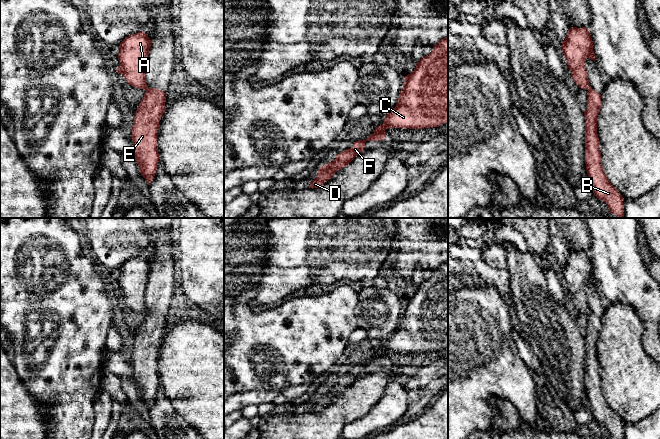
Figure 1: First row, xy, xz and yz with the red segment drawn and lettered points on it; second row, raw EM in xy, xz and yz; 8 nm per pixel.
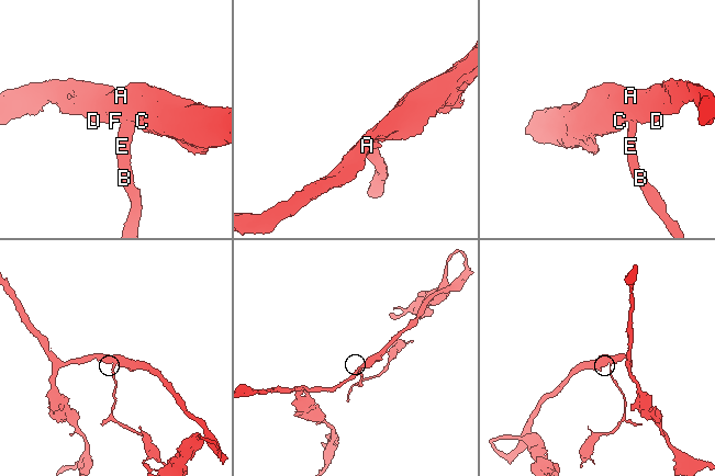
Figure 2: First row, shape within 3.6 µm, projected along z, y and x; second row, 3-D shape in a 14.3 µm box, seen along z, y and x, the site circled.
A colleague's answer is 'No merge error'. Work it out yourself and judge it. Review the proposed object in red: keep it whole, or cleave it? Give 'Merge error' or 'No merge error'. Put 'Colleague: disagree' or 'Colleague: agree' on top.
Colleague: disagree
Merge error

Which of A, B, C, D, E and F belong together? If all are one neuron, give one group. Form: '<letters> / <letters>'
A C D F / B E

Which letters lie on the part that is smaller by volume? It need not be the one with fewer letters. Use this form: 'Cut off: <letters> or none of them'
Cut off: B, E

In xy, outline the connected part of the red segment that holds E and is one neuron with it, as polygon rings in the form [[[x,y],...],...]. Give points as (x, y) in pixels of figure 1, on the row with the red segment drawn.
[[[155,88],[145,90],[132,126],[133,154],[139,171],[148,185],[153,180],[159,162],[157,133],[159,122],[165,112],[166,93]]]

